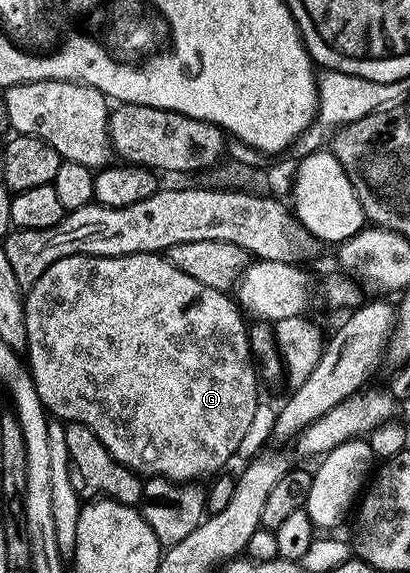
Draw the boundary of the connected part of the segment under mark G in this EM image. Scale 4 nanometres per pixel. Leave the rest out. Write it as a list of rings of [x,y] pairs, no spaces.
[[[154,251],[117,257],[93,257],[80,253],[61,257],[49,265],[49,269],[45,269],[45,273],[41,273],[41,277],[37,277],[35,284],[26,292],[23,305],[28,334],[25,363],[30,368],[33,385],[37,385],[37,397],[41,397],[56,420],[80,423],[93,429],[97,441],[109,449],[111,456],[140,477],[174,479],[177,483],[203,481],[206,475],[211,477],[222,472],[226,468],[223,466],[234,457],[235,450],[246,441],[255,423],[255,414],[259,411],[259,379],[255,376],[249,327],[247,323],[243,324],[244,312],[228,292],[203,285]]]

